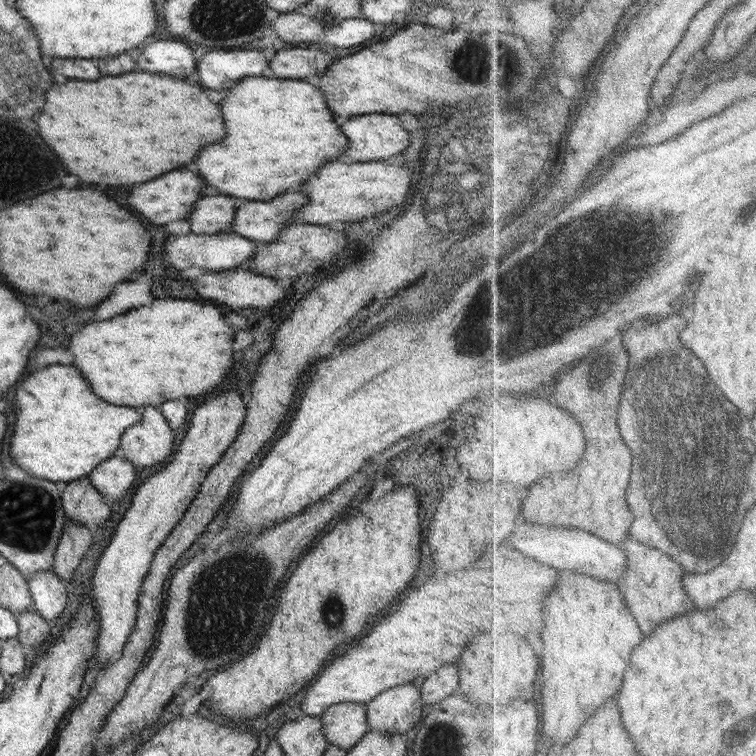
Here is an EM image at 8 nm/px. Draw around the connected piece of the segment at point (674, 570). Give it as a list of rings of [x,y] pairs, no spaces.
[[[634,537],[622,545],[630,558],[630,567],[626,569],[626,577],[620,582],[622,593],[626,595],[626,601],[636,615],[638,623],[642,622],[642,628],[646,634],[652,634],[664,622],[672,618],[682,616],[697,609],[696,601],[690,597],[685,575],[688,574],[682,563],[678,563],[672,555],[660,549],[648,546]]]

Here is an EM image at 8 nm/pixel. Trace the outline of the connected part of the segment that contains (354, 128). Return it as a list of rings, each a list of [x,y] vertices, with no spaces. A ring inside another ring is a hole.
[[[364,114],[352,116],[344,124],[340,124],[340,130],[348,138],[348,150],[337,158],[340,162],[372,162],[381,160],[399,160],[398,154],[412,144],[412,134],[402,126],[398,115],[390,114]]]

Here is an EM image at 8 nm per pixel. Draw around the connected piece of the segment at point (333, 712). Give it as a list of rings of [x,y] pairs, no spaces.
[[[344,702],[333,704],[320,716],[322,719],[322,731],[328,739],[329,745],[336,745],[342,749],[350,749],[356,745],[369,731],[368,717],[366,717],[366,705],[364,703]]]

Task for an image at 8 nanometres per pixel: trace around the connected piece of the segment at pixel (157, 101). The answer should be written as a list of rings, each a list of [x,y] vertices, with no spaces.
[[[146,72],[104,76],[96,82],[70,80],[66,84],[54,84],[44,94],[44,106],[34,118],[40,138],[58,156],[68,174],[78,176],[82,182],[102,182],[110,186],[148,182],[170,170],[182,168],[194,160],[202,146],[226,136],[218,104],[210,102],[200,86],[192,86],[180,78]]]

